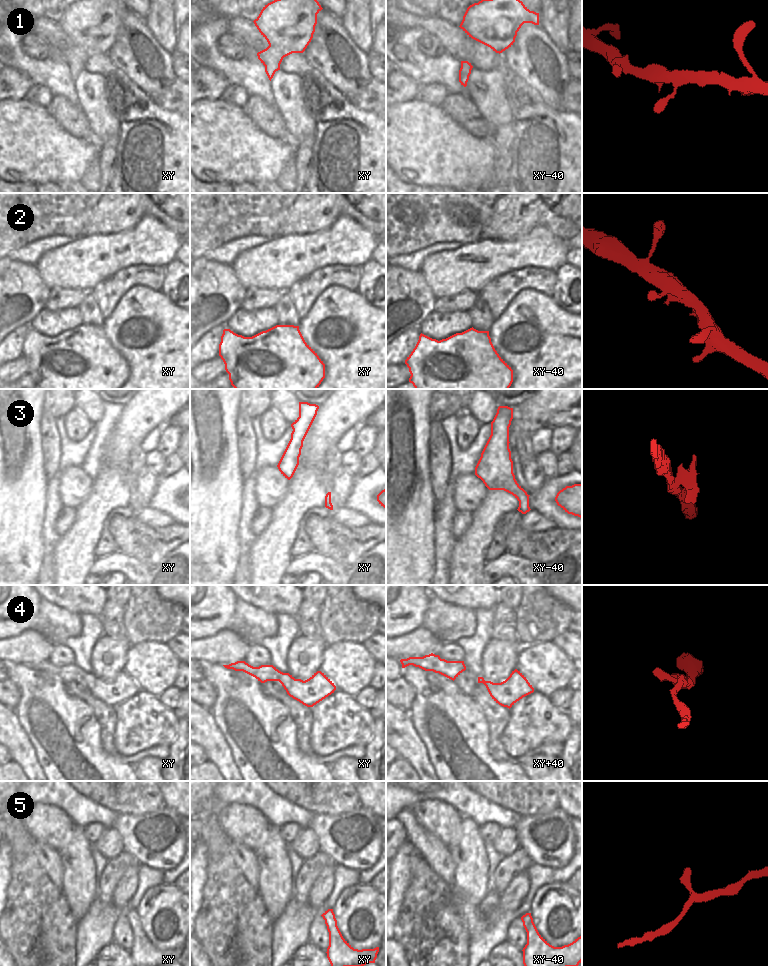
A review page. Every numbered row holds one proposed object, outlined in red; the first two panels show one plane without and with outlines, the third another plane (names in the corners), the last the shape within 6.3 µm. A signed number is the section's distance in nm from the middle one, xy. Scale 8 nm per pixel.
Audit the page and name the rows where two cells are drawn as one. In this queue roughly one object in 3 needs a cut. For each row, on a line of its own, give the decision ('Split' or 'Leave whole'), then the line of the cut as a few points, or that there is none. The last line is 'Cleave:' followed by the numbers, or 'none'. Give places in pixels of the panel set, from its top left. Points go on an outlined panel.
1: Leave whole. No split
2: Leave whole. No split
3: Leave whole. No split
4: Leave whole. No split
5: Leave whole. No split
Cleave: none.

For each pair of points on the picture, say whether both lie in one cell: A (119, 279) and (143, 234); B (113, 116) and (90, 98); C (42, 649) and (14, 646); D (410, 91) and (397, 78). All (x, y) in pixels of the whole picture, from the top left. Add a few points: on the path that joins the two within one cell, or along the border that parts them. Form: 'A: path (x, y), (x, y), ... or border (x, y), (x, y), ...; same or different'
A: border (147, 264), (134, 264), (122, 268), (103, 280); different
B: path (107, 115), (96, 104); same
C: path (35, 648), (21, 648); same
D: path (407, 88), (400, 81); same

